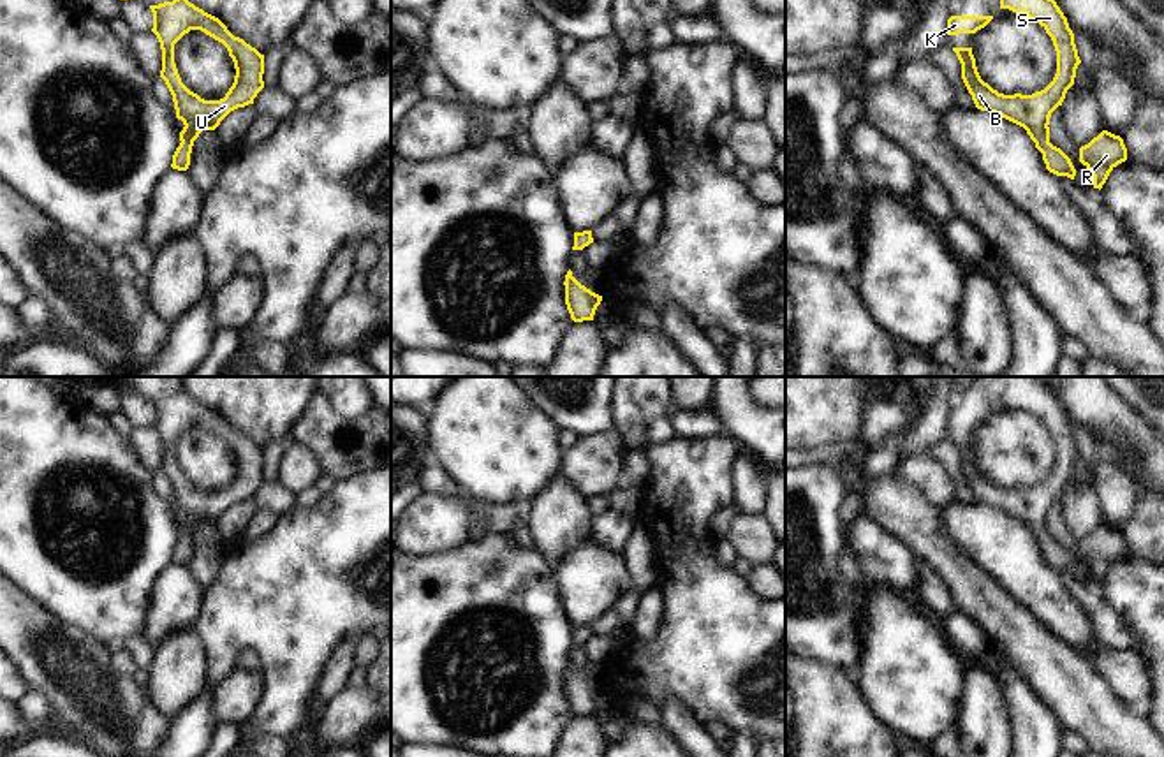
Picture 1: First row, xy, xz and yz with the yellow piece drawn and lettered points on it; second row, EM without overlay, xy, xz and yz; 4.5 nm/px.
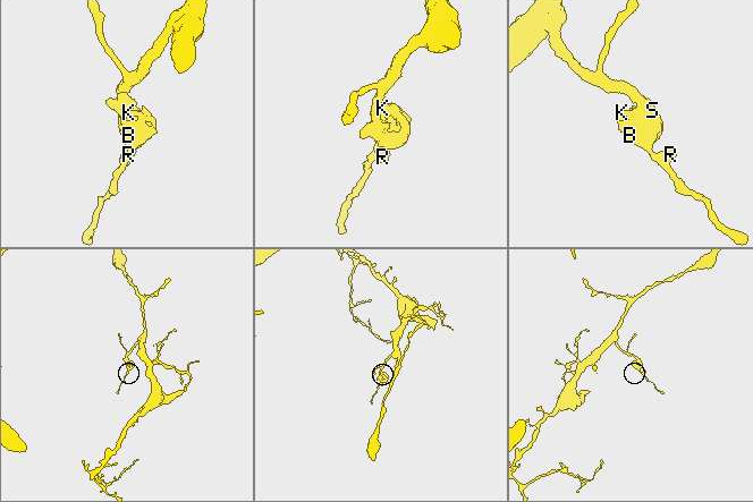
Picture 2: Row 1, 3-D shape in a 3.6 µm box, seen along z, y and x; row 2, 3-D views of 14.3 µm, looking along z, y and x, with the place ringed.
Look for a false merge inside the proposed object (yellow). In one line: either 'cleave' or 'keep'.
keep

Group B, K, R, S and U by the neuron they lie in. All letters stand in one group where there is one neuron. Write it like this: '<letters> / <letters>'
B K R S U

